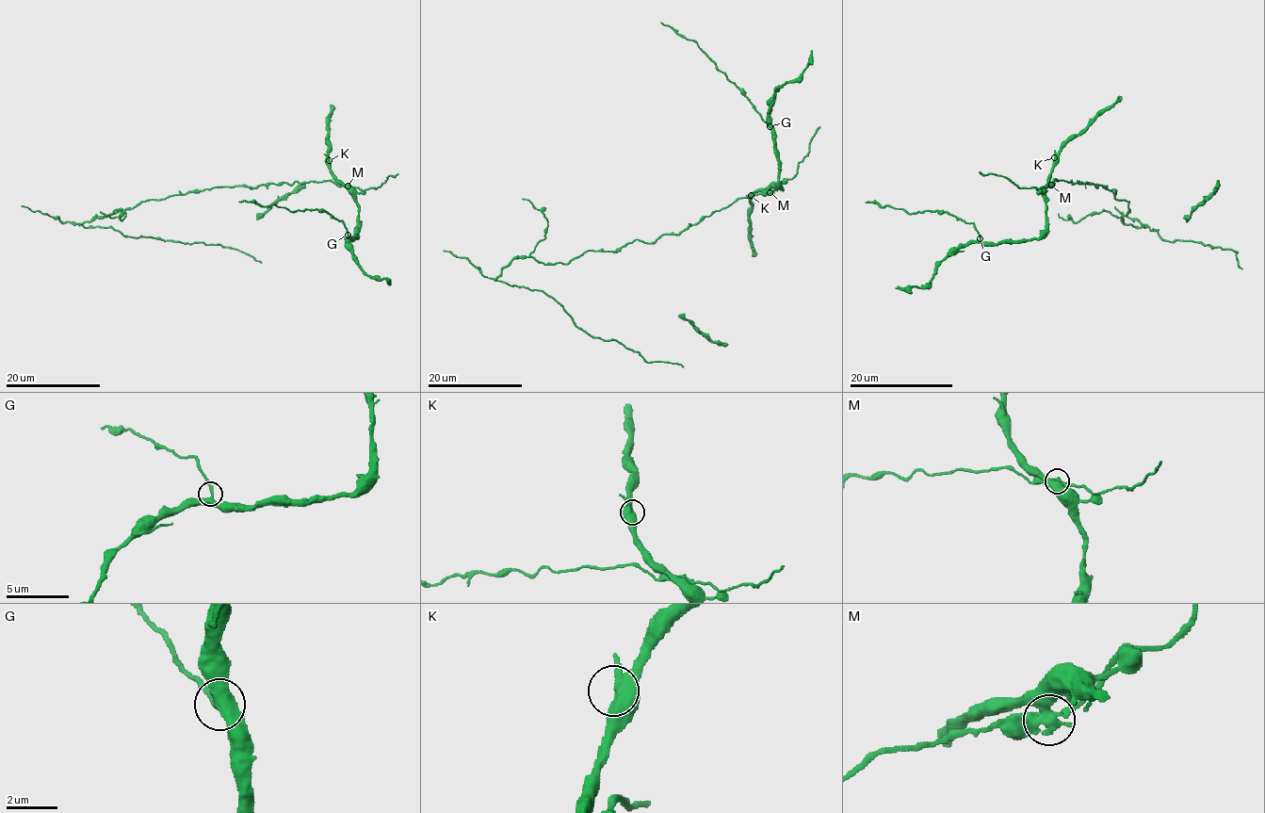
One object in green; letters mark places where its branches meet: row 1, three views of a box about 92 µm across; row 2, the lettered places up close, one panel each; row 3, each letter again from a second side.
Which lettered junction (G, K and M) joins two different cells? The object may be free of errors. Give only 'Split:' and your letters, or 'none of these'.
Split: M

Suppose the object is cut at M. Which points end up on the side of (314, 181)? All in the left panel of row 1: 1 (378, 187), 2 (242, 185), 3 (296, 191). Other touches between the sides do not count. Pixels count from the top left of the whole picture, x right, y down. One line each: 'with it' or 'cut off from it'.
1: with it
2: with it
3: cut off from it

